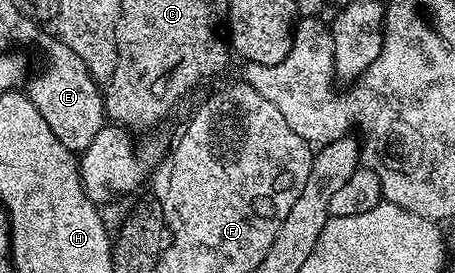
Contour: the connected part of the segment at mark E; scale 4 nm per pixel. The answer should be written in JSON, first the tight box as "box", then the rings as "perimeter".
{"box":[25,40,105,152],"perimeter":[[[51,40],[48,44],[47,62],[48,66],[36,78],[26,83],[25,93],[33,100],[37,112],[41,112],[45,124],[53,128],[53,136],[57,136],[65,148],[81,152],[93,144],[93,136],[97,136],[105,124],[101,86],[89,74],[85,62],[61,41]]]}

